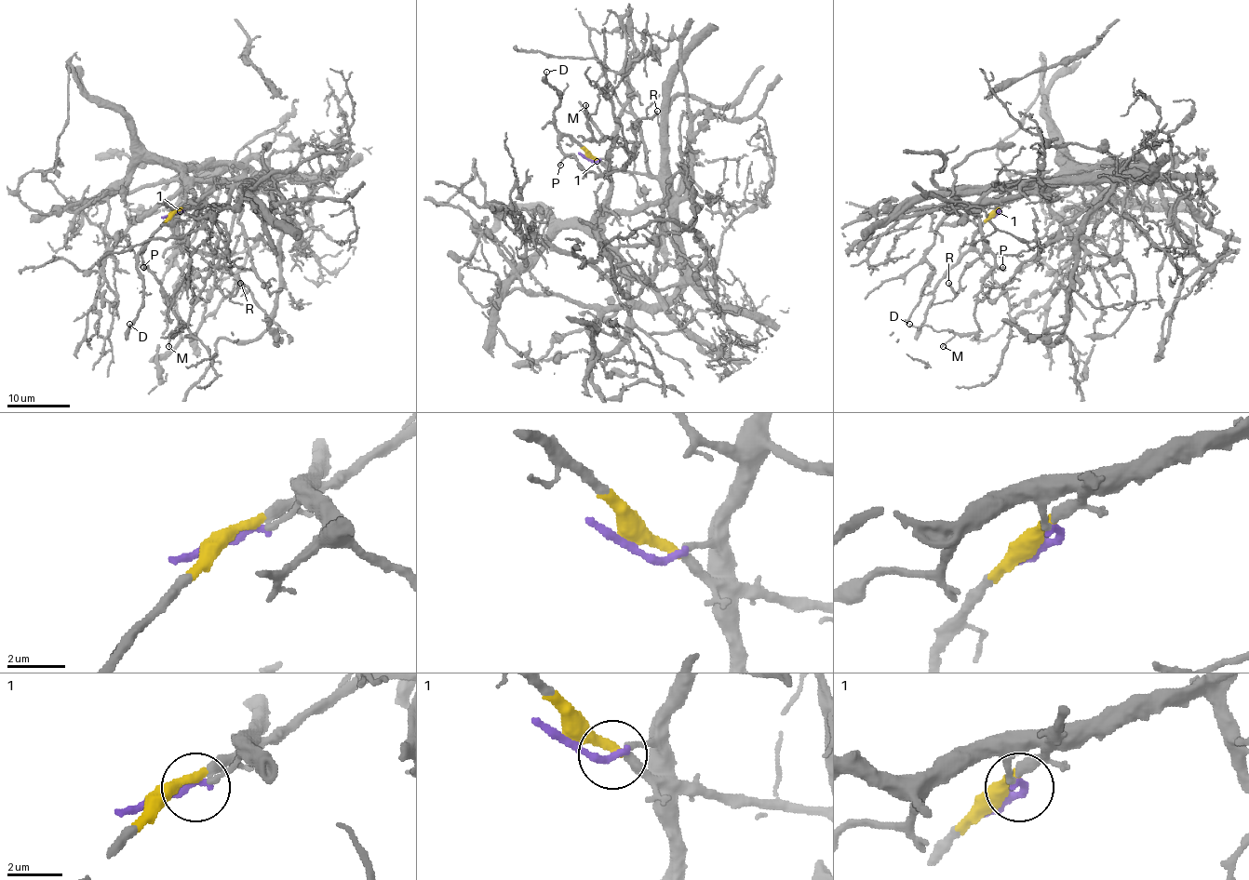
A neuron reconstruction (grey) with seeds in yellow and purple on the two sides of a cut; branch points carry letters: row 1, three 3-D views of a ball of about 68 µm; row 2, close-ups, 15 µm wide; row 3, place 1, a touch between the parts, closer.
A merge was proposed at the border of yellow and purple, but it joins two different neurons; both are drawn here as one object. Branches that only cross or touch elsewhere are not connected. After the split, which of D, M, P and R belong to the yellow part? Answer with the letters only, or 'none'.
D, P

